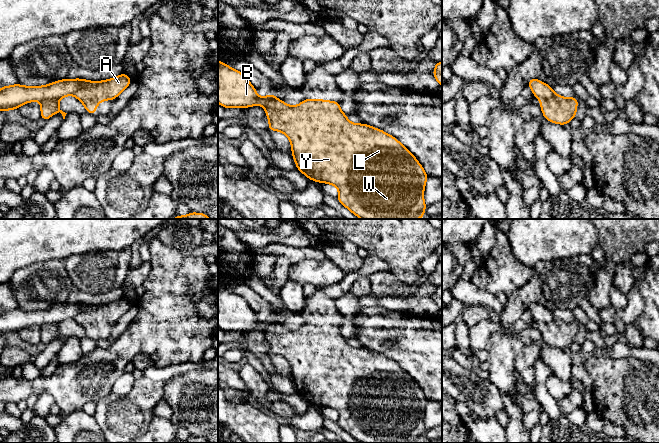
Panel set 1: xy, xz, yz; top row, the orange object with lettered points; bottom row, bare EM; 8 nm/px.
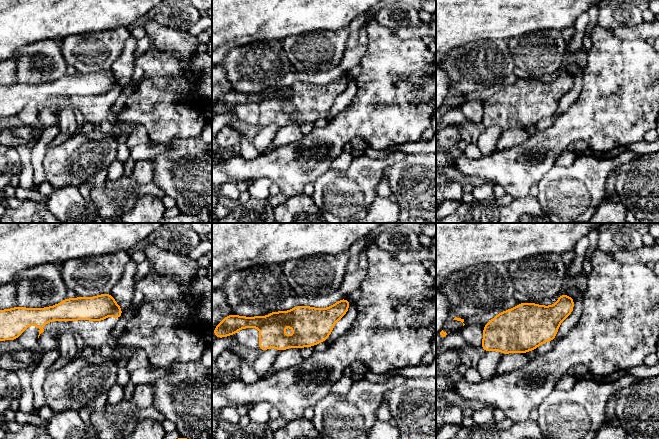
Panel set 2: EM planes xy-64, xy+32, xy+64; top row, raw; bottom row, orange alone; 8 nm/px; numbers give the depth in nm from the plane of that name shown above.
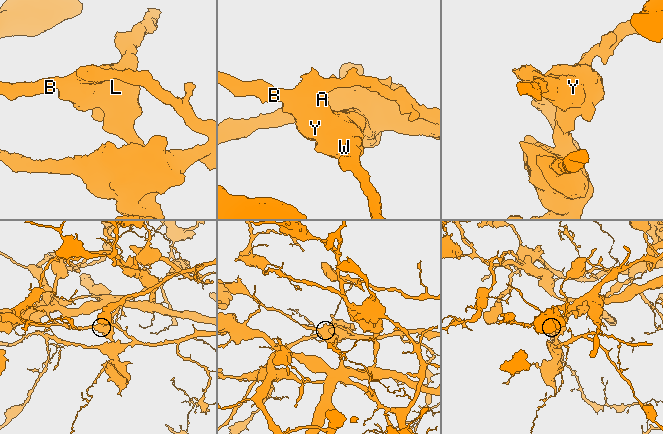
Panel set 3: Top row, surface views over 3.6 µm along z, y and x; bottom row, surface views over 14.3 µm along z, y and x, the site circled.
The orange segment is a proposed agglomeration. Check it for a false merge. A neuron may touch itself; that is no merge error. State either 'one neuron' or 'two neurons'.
two neurons

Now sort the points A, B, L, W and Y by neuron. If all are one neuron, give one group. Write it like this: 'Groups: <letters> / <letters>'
Groups: A L W Y / B

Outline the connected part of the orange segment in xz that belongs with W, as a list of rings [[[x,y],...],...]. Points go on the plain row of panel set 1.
[[[274,320],[265,330],[269,343],[268,354],[284,357],[291,367],[296,392],[310,404],[329,407],[339,414],[337,424],[361,443],[422,443],[427,432],[424,412],[428,403],[421,388],[394,360],[366,348],[354,348],[347,343],[339,325],[305,323],[297,330],[289,330]]]

